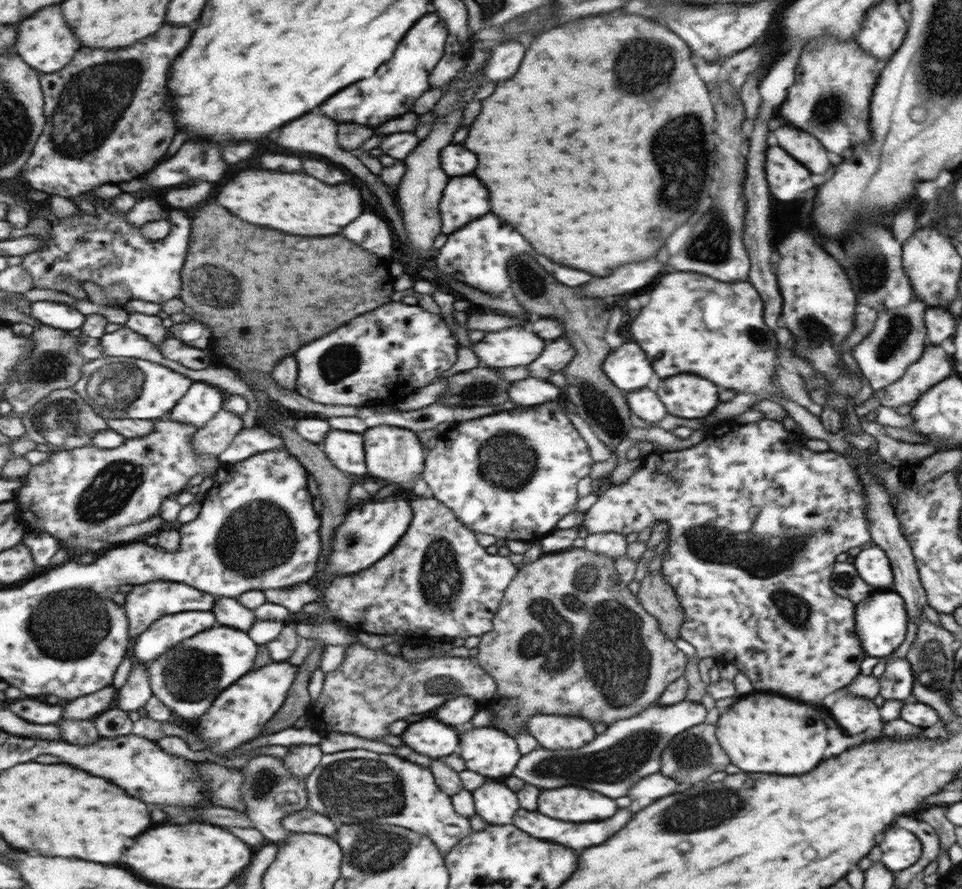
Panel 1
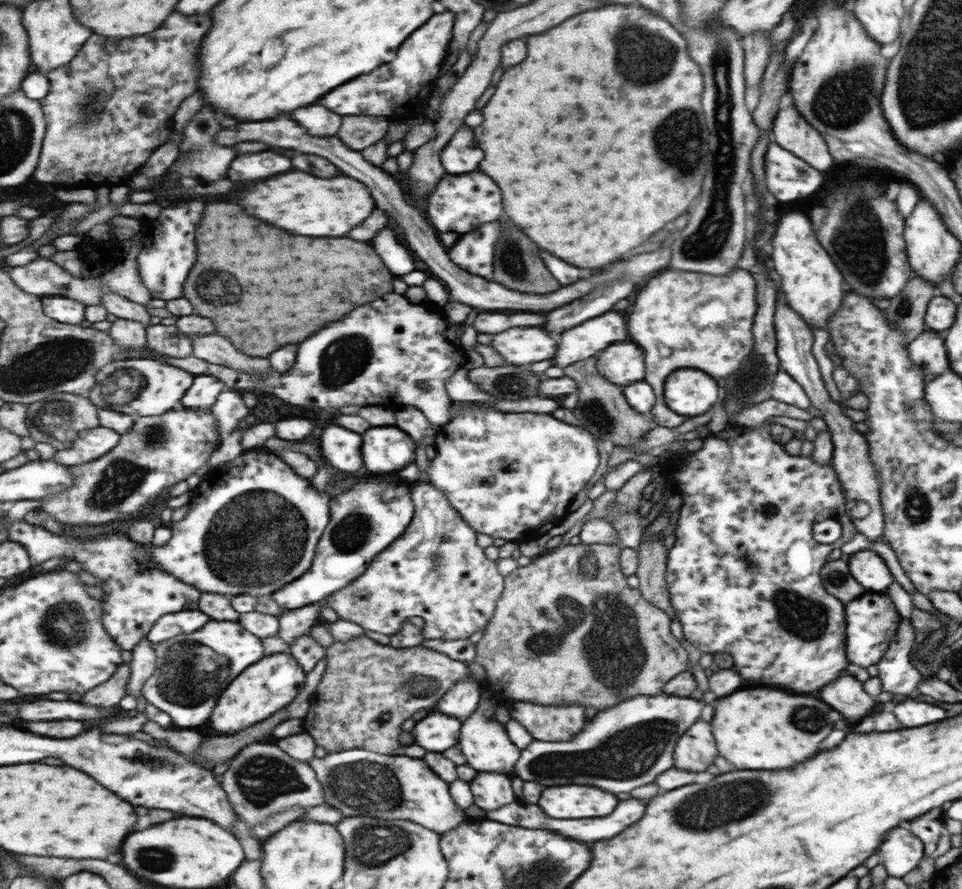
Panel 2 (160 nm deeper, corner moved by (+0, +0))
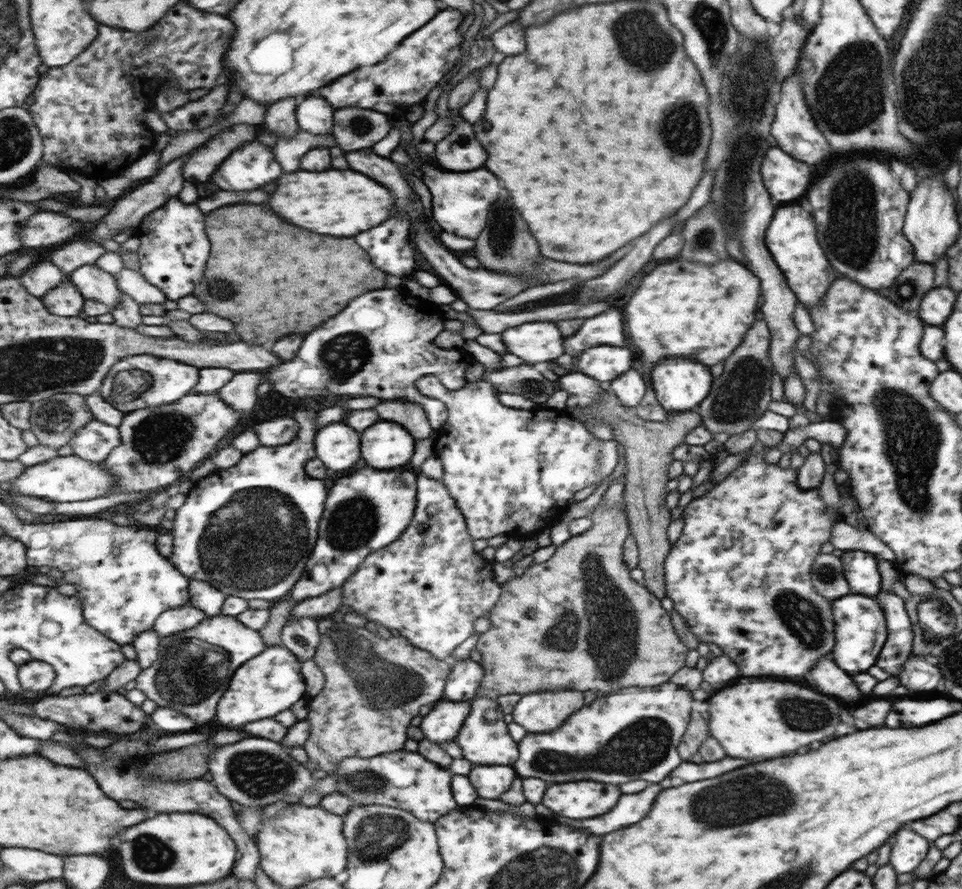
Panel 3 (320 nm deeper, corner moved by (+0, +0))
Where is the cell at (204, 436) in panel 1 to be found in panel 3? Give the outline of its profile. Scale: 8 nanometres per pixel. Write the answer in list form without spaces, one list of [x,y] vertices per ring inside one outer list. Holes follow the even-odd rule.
[[[238,371],[217,393],[235,410],[241,414],[253,411],[253,406],[260,400],[258,393],[259,386],[266,382],[266,376],[263,373],[255,371]]]

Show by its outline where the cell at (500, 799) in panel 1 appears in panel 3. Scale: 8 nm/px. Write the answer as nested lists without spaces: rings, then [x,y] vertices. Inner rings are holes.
[[[475,766],[469,778],[480,797],[495,800],[511,788],[517,772],[513,766]]]

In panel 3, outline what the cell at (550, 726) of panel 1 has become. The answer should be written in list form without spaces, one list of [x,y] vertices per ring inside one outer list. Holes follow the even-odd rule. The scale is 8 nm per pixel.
[[[577,690],[532,692],[520,698],[511,713],[512,721],[522,724],[527,732],[549,732],[561,726],[581,704],[583,696]]]

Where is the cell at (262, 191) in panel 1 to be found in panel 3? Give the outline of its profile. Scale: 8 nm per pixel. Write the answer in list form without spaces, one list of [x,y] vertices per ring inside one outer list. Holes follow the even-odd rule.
[[[327,170],[327,172],[293,172],[279,178],[279,186],[271,198],[271,206],[289,222],[331,236],[357,236],[389,220],[396,196],[383,184],[355,170]]]

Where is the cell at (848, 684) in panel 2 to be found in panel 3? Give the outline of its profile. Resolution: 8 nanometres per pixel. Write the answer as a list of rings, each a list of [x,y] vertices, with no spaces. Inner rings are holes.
[[[820,656],[807,676],[809,684],[812,686],[815,684],[815,688],[827,696],[835,696],[845,702],[855,702],[861,696],[855,688],[853,679],[843,670],[839,670],[829,656]]]

